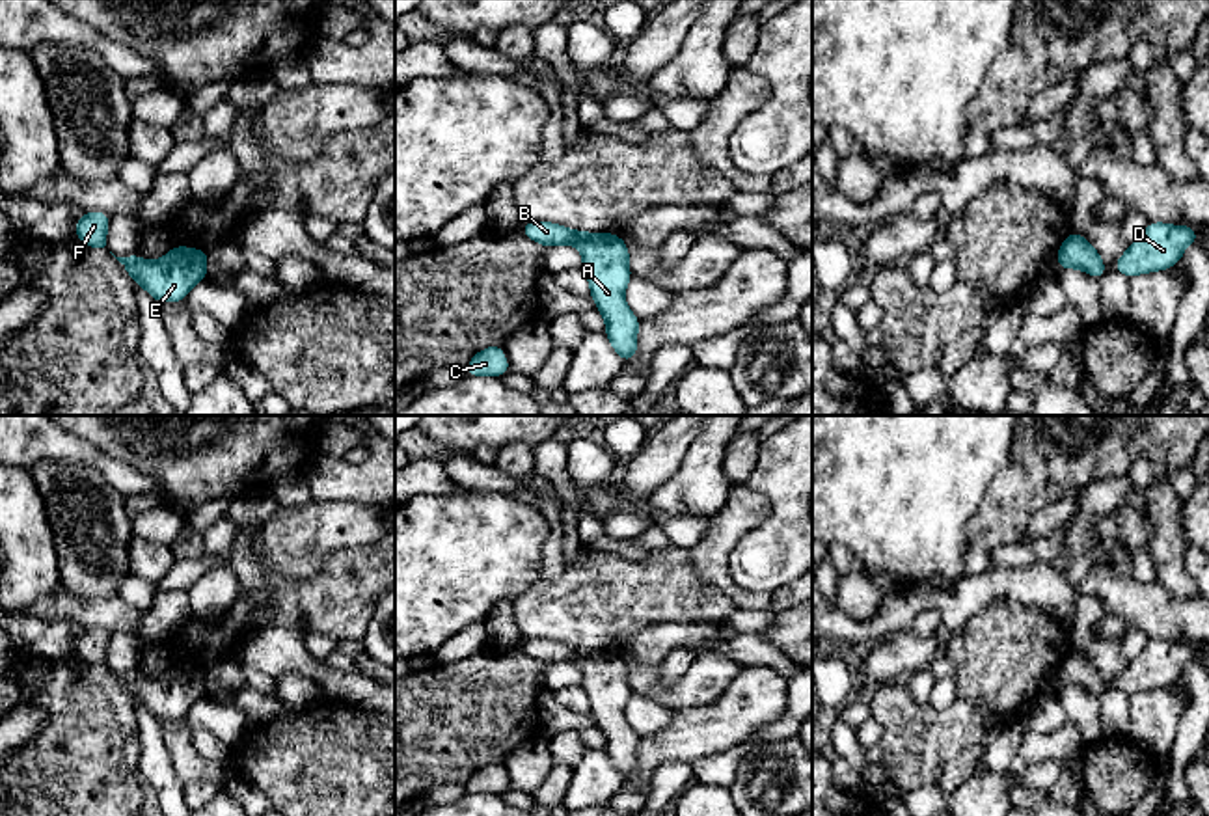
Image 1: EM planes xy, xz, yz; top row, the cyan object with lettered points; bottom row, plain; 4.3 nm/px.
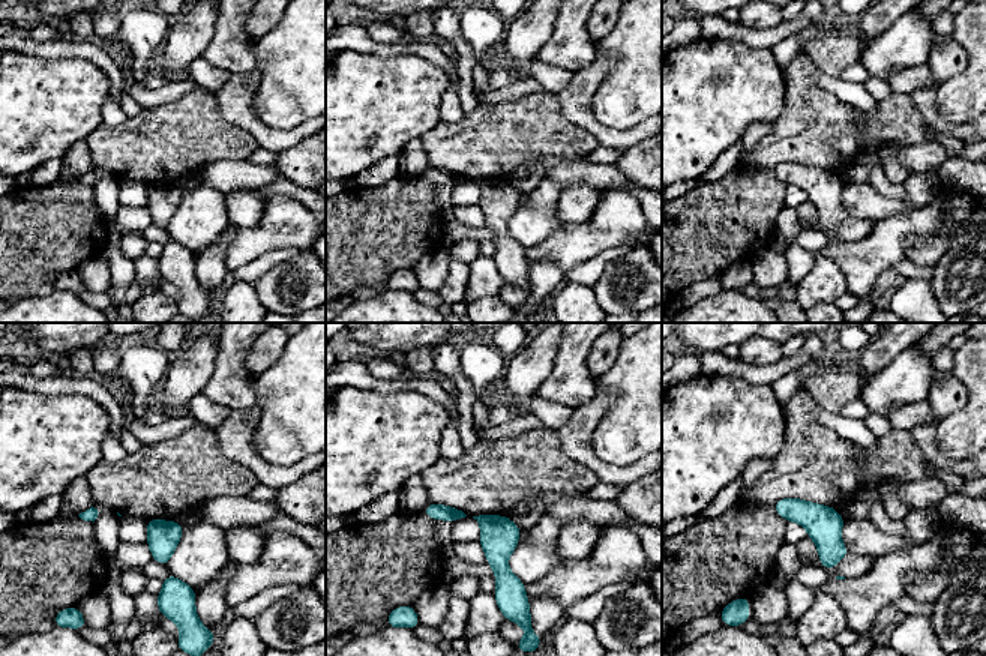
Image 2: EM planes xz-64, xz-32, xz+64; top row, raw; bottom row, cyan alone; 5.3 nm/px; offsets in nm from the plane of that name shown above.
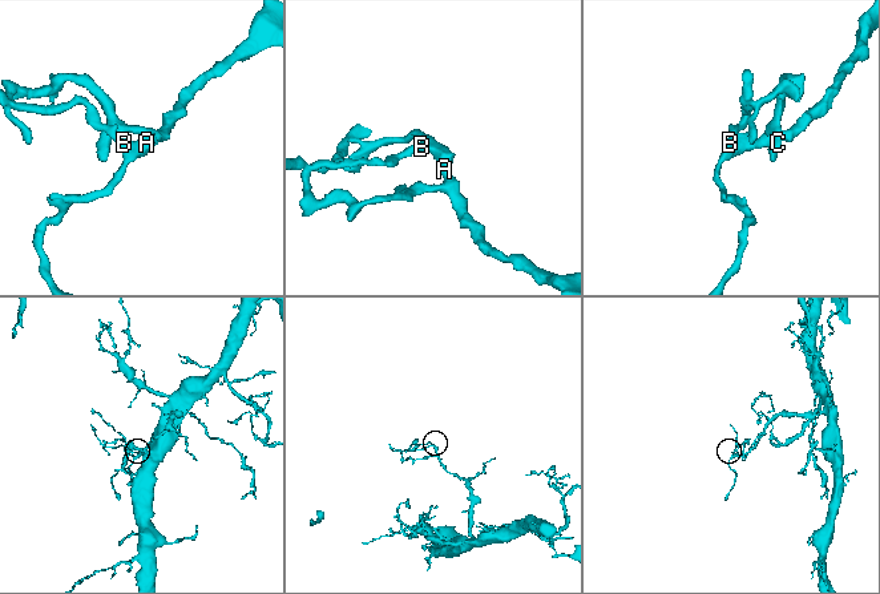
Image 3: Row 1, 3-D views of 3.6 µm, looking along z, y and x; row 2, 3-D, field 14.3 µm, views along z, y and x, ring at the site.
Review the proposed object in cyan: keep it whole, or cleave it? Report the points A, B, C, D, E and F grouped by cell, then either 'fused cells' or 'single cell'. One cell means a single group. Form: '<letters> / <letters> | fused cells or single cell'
A B C D E F | single cell

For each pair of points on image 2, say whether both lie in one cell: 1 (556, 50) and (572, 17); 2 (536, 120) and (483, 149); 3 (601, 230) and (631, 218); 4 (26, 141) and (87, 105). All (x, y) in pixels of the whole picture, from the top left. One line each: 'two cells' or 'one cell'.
1: one cell
2: one cell
3: one cell
4: one cell

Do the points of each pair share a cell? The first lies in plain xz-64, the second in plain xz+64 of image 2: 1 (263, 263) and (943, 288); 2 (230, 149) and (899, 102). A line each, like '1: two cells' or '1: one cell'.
1: two cells
2: one cell

